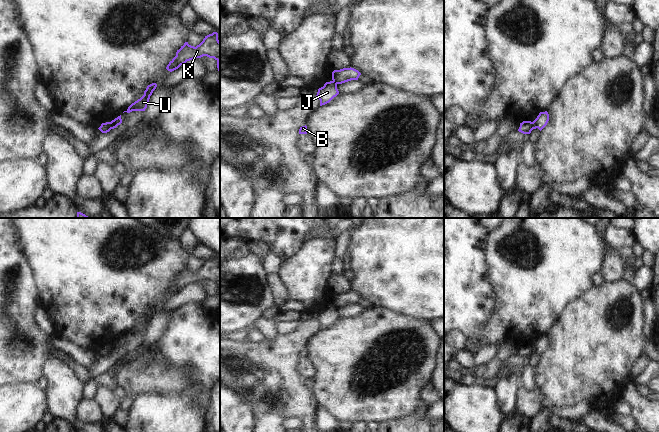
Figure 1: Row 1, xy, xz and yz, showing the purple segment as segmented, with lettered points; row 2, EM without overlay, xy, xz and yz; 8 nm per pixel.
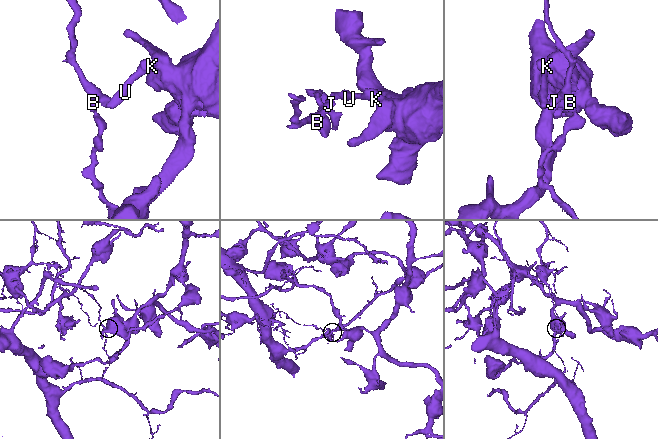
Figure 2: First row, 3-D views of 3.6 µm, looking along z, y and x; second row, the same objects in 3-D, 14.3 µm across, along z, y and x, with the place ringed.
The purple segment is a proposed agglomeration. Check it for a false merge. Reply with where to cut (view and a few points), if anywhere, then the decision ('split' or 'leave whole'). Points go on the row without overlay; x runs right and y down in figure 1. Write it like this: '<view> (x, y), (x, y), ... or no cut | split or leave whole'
xy (109, 346), (110, 353) | split

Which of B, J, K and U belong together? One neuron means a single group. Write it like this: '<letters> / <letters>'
B J / K U

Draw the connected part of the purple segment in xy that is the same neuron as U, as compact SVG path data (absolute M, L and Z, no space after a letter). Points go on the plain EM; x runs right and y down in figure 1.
M152 307L148 309L146 314L144 315L144 319L140 323L132 327L128 331L128 333L124 336L130 337L132 335L145 335L145 333L147 332L150 320L152 319L156 311L157 311L156 307Z

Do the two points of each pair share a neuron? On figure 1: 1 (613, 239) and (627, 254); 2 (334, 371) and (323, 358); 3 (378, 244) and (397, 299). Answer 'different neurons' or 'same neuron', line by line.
1: same neuron
2: same neuron
3: same neuron

